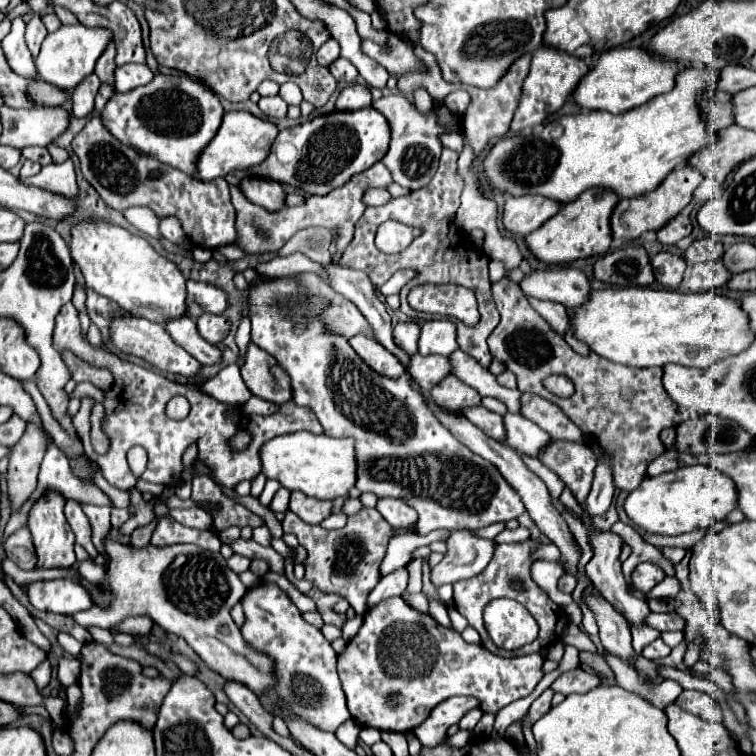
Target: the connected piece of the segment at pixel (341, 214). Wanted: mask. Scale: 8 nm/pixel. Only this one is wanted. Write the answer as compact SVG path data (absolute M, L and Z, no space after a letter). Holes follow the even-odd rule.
M379 161L375 163L371 169L351 177L343 187L339 189L333 189L329 195L311 195L303 205L297 205L297 207L285 207L277 213L269 213L265 211L263 207L257 207L253 205L251 201L245 199L245 195L241 193L239 187L231 185L231 203L235 205L235 211L237 211L237 231L239 231L239 239L237 239L237 245L243 247L247 251L247 255L257 255L257 253L267 253L267 251L279 251L297 231L305 229L305 227L315 227L315 225L321 225L321 227L327 227L331 231L339 231L339 239L337 239L337 253L333 255L333 263L339 263L343 251L347 249L347 245L351 243L353 239L353 231L355 231L355 223L359 221L359 217L363 215L365 211L365 203L363 203L363 195L367 189L371 187L381 187L381 189L387 189L389 185L393 183L393 177L391 177L391 171L385 169L385 165ZM255 227L261 227L263 233L269 235L269 239L261 239L259 231Z

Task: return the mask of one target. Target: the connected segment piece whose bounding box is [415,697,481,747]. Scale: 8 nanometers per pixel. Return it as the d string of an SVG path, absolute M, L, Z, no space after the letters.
M449 697L431 711L431 717L427 717L427 721L415 729L415 735L423 747L435 747L445 741L445 733L451 725L455 725L467 711L479 707L481 705L475 701L475 697Z

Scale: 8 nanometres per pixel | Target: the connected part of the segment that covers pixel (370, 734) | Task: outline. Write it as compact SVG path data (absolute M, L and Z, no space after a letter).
M363 727L361 733L359 733L359 739L361 739L367 747L371 747L371 745L375 745L375 743L381 741L381 731L379 731L379 729L373 729L373 727Z

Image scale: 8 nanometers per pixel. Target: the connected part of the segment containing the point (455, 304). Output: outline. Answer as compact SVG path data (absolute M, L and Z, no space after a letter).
M459 285L417 287L409 293L409 305L417 311L449 315L468 326L474 326L479 319L475 293Z

